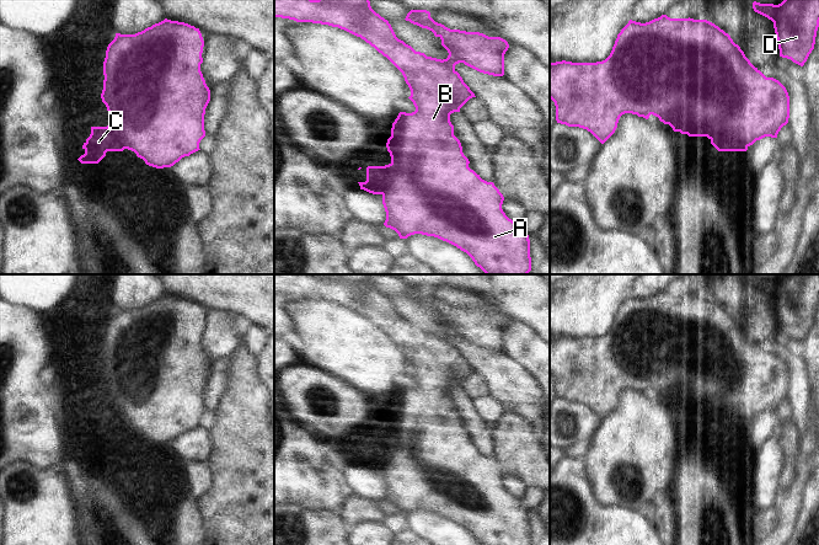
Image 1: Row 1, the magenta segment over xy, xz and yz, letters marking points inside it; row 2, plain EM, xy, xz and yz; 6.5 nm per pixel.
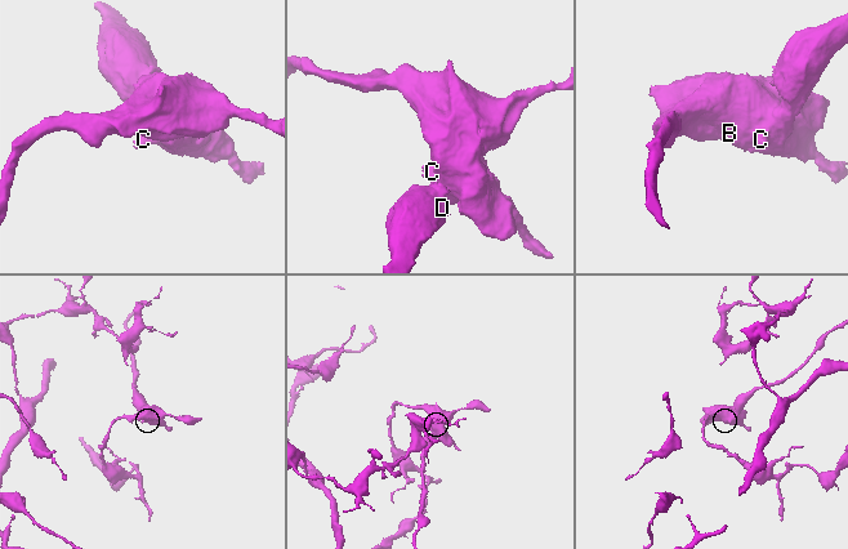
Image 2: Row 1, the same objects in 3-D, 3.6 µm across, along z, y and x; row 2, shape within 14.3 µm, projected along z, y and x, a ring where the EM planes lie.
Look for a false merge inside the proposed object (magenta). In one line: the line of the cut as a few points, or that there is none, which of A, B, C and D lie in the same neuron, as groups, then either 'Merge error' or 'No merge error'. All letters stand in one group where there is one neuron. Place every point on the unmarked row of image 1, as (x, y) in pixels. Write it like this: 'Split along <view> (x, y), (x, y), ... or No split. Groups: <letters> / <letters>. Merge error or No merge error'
No split. Groups: A B C D. No merge error

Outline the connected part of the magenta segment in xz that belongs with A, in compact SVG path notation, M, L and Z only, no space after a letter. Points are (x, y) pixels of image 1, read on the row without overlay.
M274 274L274 293L328 300L344 305L364 315L402 348L411 365L408 374L413 378L416 386L412 389L400 388L392 399L391 412L386 418L391 438L385 442L368 442L366 456L358 458L360 465L382 471L386 487L384 501L386 503L395 506L400 514L422 509L446 517L466 528L481 545L531 545L530 515L524 501L505 491L502 485L504 472L494 459L482 455L480 450L469 443L470 437L464 431L461 418L454 411L454 401L450 397L451 389L460 388L460 384L470 374L476 373L455 346L455 341L464 338L480 348L503 352L504 330L509 324L505 315L488 312L480 308L450 305L435 298L429 287L411 285L405 295L432 306L435 312L441 315L441 321L449 328L448 333L443 336L427 332L398 315L389 296L371 284L369 274Z

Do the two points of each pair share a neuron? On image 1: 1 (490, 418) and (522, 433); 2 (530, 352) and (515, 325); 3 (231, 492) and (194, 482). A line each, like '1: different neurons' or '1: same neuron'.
1: different neurons
2: same neuron
3: different neurons

